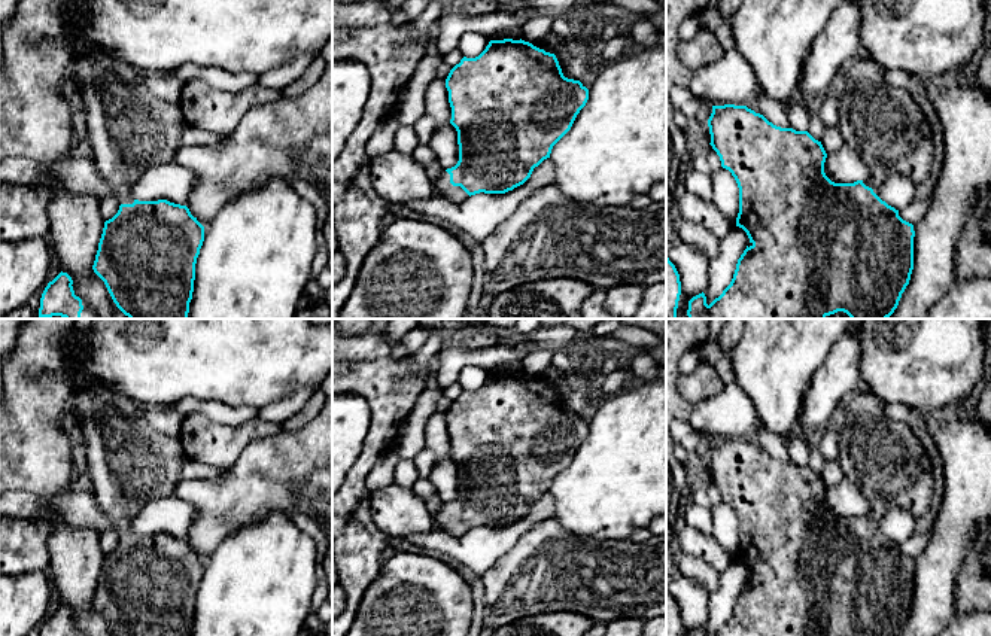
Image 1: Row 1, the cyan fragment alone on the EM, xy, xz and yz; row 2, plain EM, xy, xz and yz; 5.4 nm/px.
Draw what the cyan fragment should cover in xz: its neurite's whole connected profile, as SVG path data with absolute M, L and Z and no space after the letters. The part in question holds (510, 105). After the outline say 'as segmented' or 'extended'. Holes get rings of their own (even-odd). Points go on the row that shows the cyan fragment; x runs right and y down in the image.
M522 39L490 40L478 57L463 57L450 70L446 88L452 107L450 124L457 131L459 161L440 174L435 186L450 203L462 203L480 192L505 194L523 185L534 168L550 158L553 146L571 130L589 100L589 89L580 80L563 76L554 54Z; extended

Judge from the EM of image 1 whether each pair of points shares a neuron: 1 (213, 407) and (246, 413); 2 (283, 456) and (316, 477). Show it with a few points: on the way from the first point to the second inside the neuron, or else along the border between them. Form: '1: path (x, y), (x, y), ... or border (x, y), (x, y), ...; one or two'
1: path (221, 413), (239, 413); one
2: path (291, 463), (298, 471), (309, 471); one

